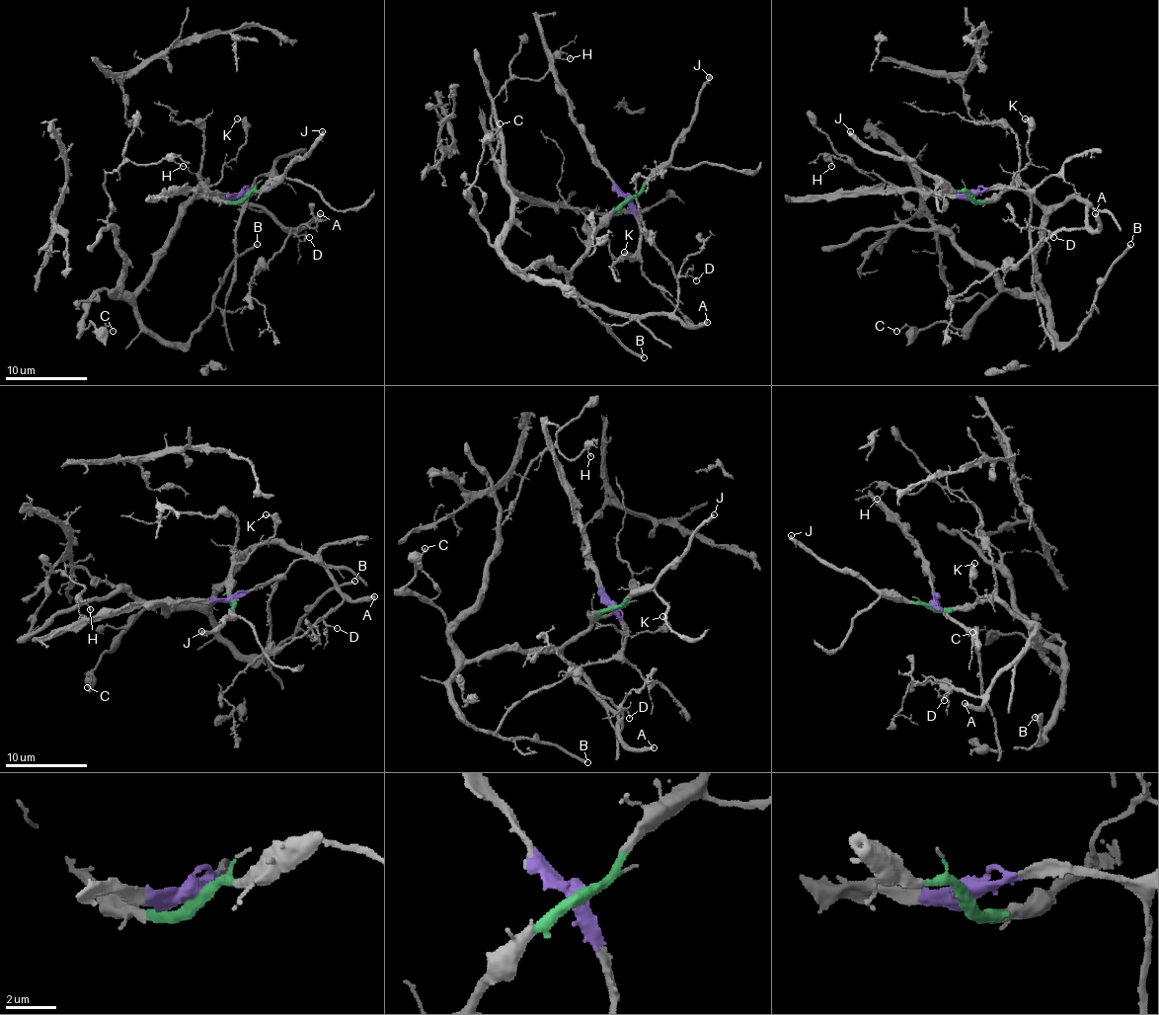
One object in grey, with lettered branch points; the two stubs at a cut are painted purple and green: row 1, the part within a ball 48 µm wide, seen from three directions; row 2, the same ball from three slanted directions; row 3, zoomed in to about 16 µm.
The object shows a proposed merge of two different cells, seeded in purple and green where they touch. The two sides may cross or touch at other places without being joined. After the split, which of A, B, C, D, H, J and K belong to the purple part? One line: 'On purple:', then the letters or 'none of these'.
On purple: none of these

